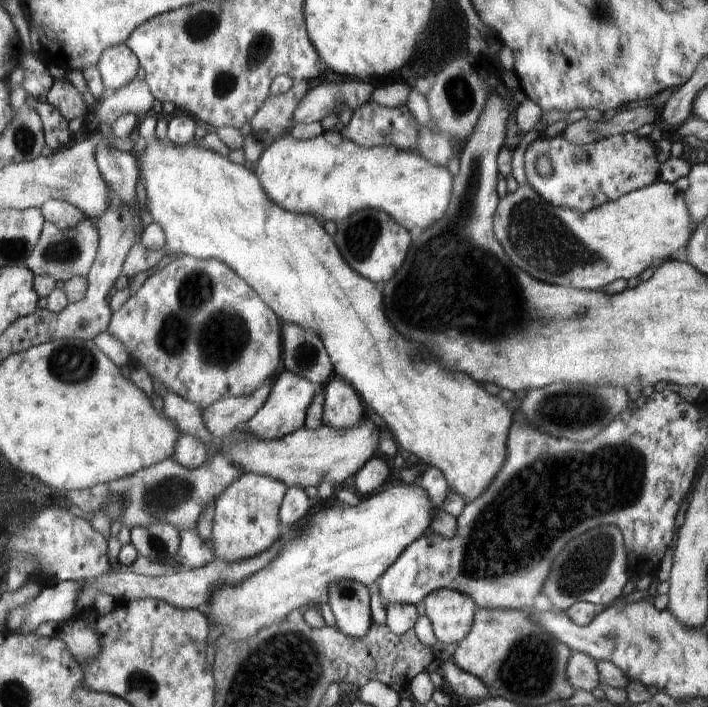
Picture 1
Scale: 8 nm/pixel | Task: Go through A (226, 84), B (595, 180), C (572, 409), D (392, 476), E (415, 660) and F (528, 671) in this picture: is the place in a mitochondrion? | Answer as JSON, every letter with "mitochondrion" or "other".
{"A":"mitochondrion","B":"other","C":"mitochondrion","D":"other","E":"other","F":"mitochondrion"}

